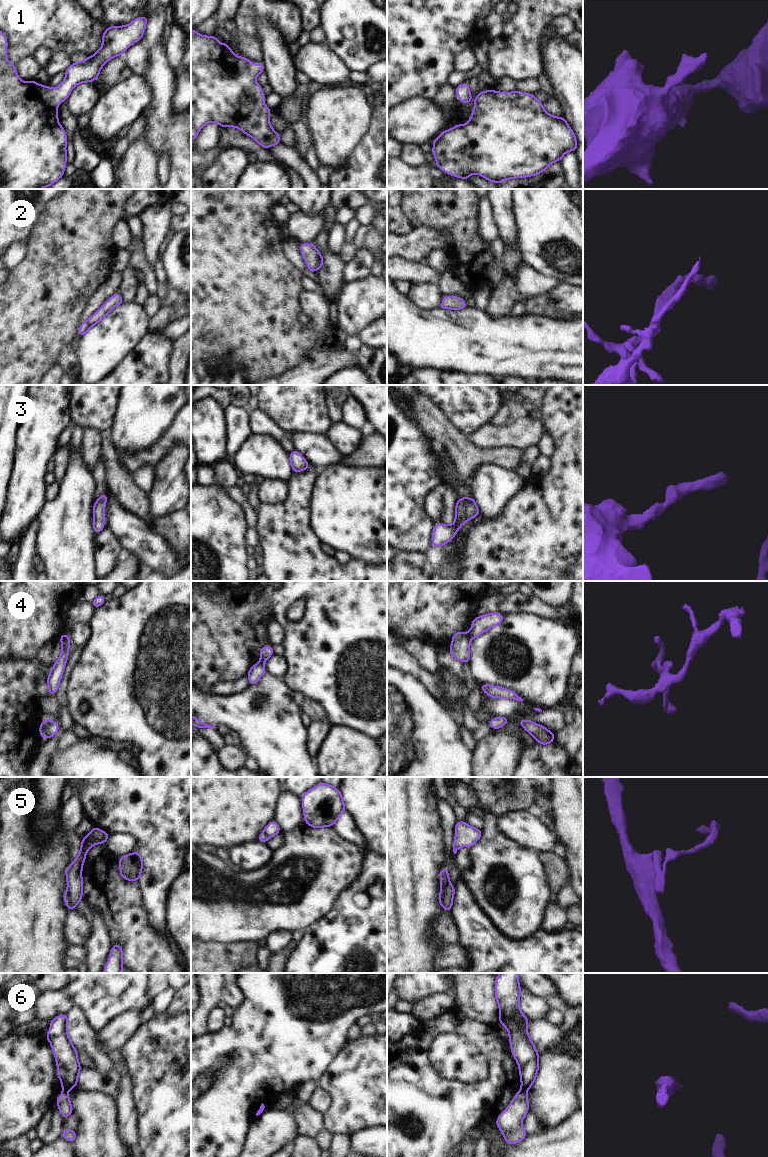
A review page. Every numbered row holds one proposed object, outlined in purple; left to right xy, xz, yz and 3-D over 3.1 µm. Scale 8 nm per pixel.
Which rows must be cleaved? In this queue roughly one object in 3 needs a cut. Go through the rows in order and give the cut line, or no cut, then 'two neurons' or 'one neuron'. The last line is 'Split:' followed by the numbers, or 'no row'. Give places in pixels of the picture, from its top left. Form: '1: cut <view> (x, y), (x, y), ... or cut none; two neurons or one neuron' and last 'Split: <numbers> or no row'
1: cut none; one neuron
2: cut none; one neuron
3: cut none; one neuron
4: cut yz (467, 633), (471, 638); two neurons
5: cut yz (449, 879), (444, 894), (443, 907); two neurons
6: cut xy (67, 1090), (63, 1092); two neurons
Split: 4, 5, 6

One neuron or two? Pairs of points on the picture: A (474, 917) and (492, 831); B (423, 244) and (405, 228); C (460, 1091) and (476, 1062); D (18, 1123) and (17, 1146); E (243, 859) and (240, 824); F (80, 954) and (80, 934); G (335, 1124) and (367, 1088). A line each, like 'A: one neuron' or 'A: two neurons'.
A: two neurons
B: two neurons
C: two neurons
D: two neurons
E: two neurons
F: two neurons
G: one neuron

